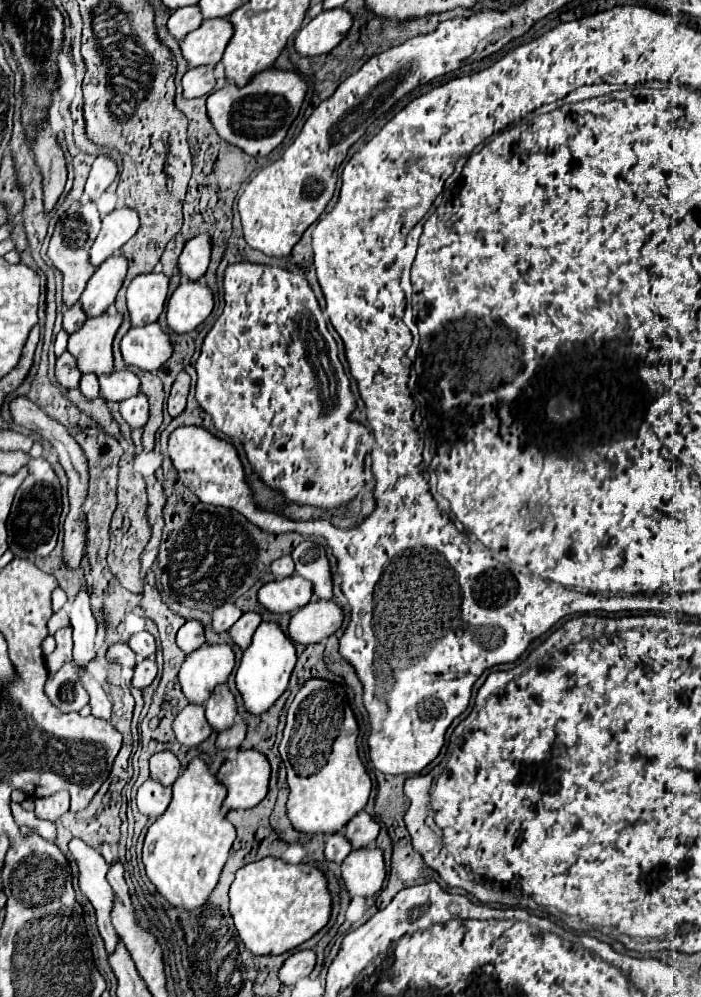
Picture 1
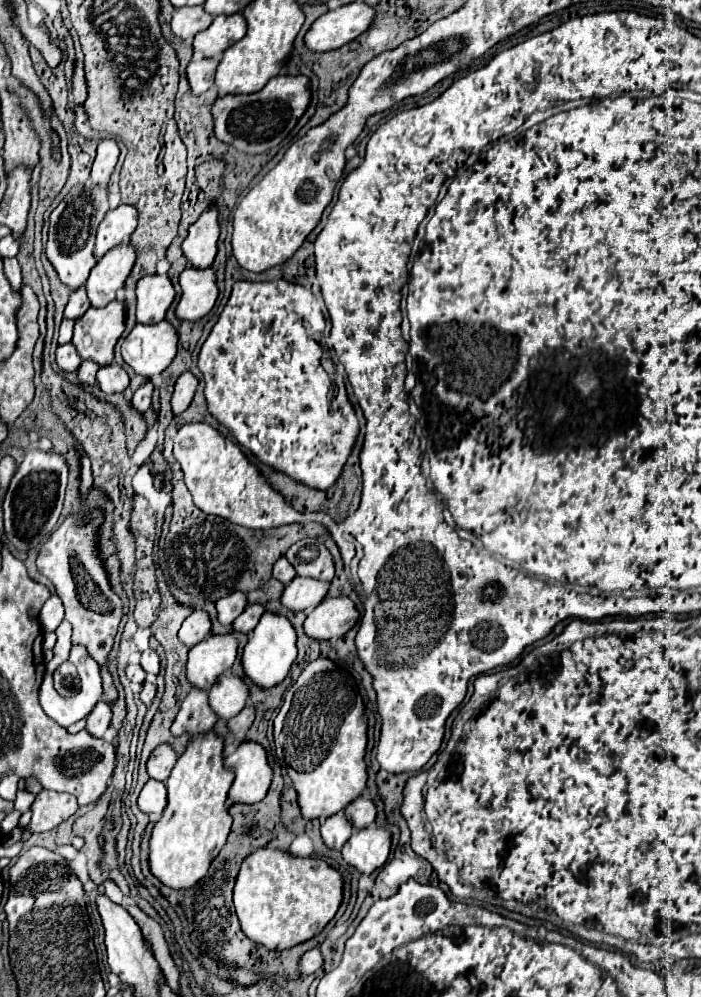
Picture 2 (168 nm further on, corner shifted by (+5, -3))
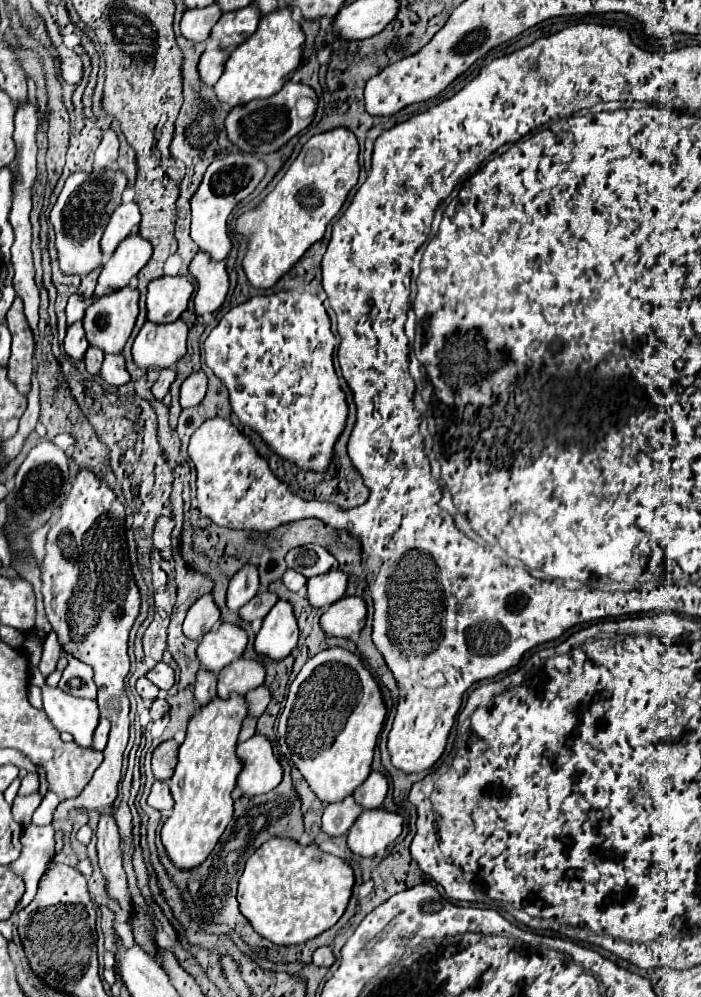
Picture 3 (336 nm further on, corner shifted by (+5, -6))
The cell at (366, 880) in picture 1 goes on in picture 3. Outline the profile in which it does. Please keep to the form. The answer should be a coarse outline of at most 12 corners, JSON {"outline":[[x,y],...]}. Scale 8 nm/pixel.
{"outline":[[364,811],[348,833],[348,849],[376,857],[402,833],[402,817]]}

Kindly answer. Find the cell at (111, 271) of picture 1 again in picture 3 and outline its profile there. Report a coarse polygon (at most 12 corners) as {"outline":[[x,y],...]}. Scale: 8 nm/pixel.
{"outline":[[128,235],[102,265],[94,299],[126,287],[152,247]]}

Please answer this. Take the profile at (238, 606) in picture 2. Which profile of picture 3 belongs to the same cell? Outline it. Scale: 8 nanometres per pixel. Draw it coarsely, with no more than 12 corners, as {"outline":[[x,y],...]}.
{"outline":[[242,567],[226,593],[230,611],[238,611],[258,593],[258,571]]}

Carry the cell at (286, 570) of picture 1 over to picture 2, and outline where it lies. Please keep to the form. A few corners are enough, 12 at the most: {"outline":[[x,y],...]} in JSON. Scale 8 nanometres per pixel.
{"outline":[[280,558],[274,564],[274,578],[290,584],[296,576],[294,566]]}

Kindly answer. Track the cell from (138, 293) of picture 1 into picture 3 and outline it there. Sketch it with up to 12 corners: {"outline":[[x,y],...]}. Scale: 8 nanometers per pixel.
{"outline":[[186,277],[148,285],[146,319],[172,323],[194,287]]}

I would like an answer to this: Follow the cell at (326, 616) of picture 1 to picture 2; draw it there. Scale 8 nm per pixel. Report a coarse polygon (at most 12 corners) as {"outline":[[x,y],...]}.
{"outline":[[348,596],[326,598],[308,614],[304,630],[336,640],[360,614]]}

